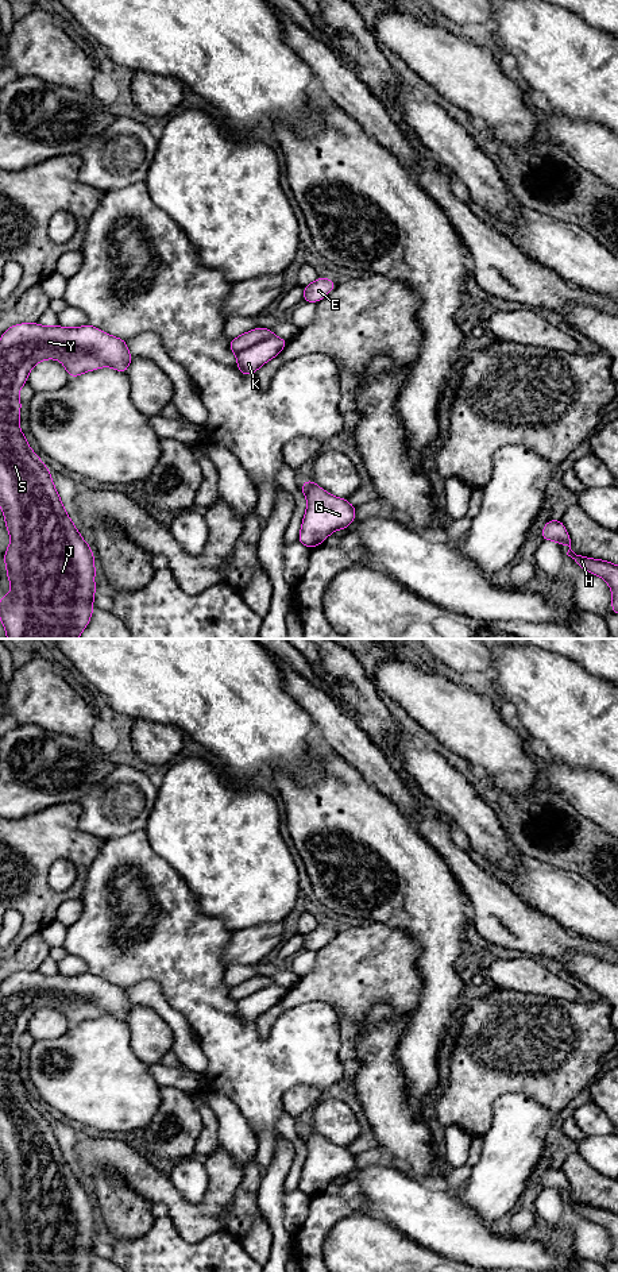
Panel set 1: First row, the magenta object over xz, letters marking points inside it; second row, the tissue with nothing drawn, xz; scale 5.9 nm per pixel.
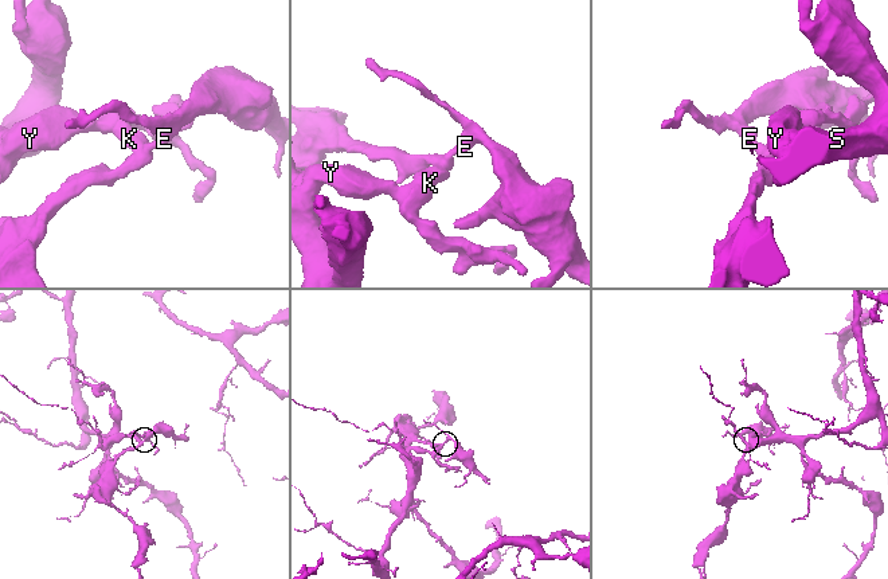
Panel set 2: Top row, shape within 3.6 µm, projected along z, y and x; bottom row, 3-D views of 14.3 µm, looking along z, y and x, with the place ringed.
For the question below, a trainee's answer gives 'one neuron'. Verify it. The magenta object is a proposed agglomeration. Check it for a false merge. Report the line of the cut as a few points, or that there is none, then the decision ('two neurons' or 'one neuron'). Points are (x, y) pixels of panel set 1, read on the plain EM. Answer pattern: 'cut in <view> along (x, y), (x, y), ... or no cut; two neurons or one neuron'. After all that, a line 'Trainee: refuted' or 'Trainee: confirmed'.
cut in xz along (273, 983), (255, 990), (236, 1002); two neurons
Trainee: refuted

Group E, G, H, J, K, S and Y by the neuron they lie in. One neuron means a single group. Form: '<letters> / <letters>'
E H / G J K S Y

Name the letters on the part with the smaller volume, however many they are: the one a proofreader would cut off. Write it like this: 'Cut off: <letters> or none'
Cut off: E, H

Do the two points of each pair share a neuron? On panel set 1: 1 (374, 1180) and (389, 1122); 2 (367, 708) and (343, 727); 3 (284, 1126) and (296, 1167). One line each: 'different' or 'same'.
1: different
2: different
3: same

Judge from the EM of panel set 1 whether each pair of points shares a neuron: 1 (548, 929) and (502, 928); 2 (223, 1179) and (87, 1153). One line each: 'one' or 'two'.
1: one
2: one

